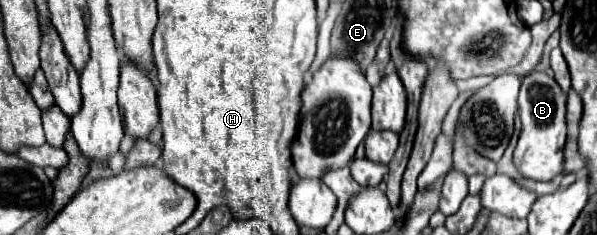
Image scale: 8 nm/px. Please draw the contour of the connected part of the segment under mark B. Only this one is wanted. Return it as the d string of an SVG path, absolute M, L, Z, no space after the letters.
M537 71L523 77L519 91L519 115L523 131L519 135L519 143L513 155L513 161L523 177L535 181L551 181L563 171L563 147L567 137L565 113L567 113L567 95L561 91L561 87L553 77Z

